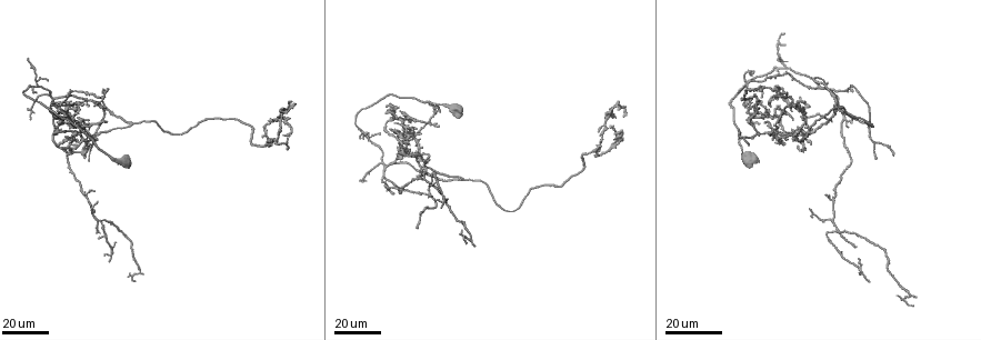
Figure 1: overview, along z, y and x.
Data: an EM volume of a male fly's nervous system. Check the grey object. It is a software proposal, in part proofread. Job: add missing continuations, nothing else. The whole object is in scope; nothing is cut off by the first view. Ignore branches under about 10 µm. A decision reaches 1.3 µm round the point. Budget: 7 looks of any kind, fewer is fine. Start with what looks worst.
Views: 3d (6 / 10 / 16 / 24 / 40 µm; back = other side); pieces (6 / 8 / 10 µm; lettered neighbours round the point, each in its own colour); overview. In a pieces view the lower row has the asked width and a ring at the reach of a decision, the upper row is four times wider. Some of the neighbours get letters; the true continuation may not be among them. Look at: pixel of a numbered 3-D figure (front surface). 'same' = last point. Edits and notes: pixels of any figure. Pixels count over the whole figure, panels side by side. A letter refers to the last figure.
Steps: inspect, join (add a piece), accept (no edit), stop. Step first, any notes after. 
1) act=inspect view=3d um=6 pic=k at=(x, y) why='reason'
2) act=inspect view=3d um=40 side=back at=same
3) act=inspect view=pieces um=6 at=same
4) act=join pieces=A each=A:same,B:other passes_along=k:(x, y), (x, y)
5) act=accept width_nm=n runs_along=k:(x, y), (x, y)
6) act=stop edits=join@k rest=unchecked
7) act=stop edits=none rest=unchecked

act=inspect view=3d um=24 pic=1 at=(417, 229) why='long arm stops here'

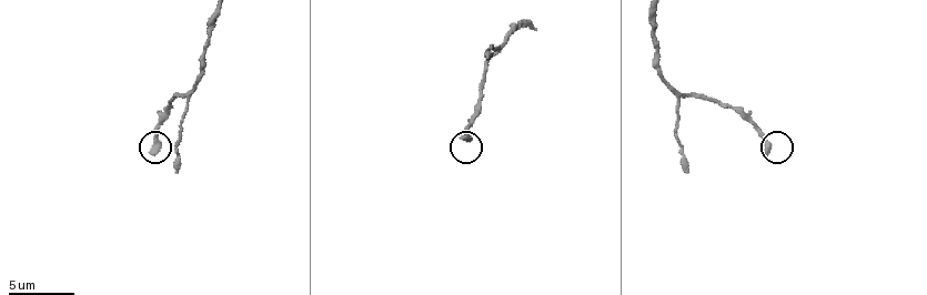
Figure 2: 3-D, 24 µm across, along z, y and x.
act=inspect view=pieces um=10 pic=2 at=(152, 152) why='what lies round it'

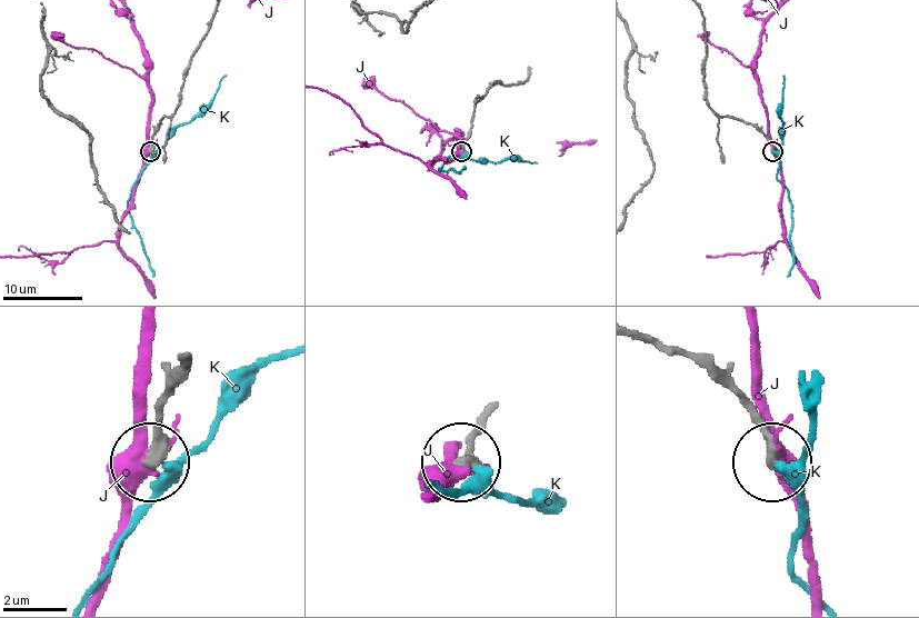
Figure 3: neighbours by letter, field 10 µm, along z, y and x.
act=accept width_nm=370 each=J:other,K:other runs_along=3:(705, 60), (709, 106), (719, 113), (755, 126), (771, 150) found='none of them fits'

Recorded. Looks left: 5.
act=inspect view=3d um=24 pic=1 at=(757, 89) why='thin end'

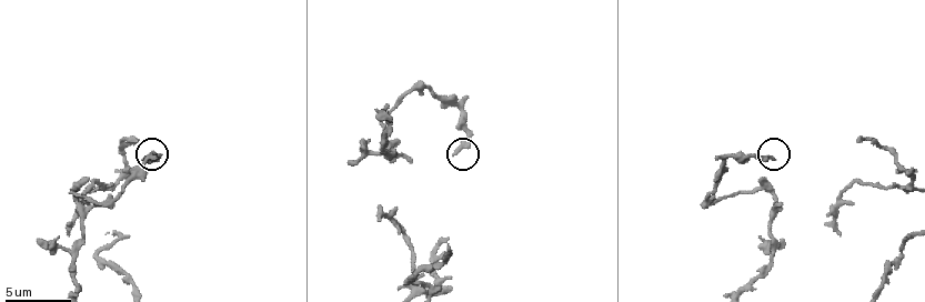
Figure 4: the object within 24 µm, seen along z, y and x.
act=inspect view=pieces um=8 pic=4 at=(772, 158)

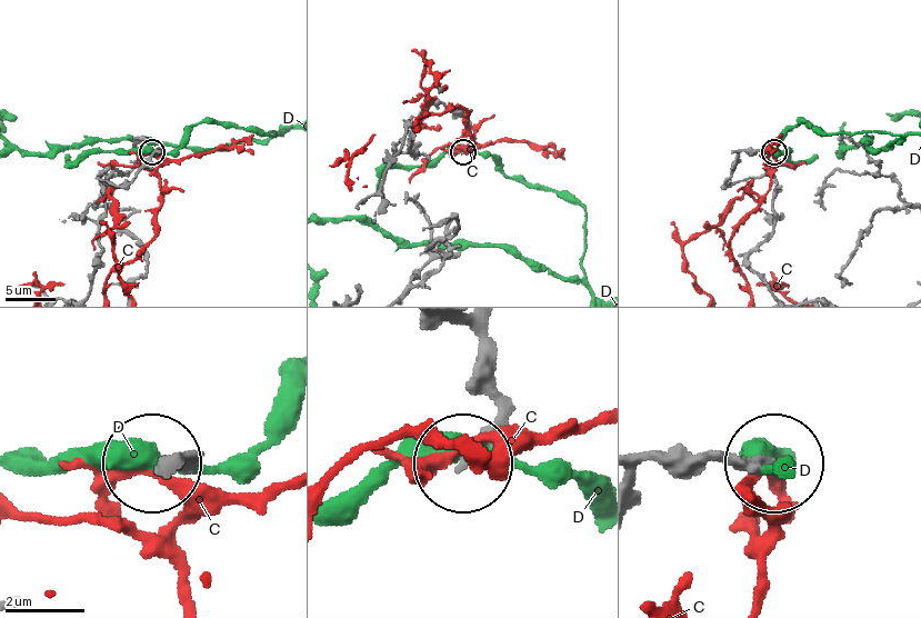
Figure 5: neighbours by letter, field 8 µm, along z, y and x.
act=accept each=C:other,D:other runs_along=5:(468, 326), (498, 416), (461, 462) found='no lettered piece goes on from it'

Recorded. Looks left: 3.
act=inspect view=3d um=40 pic=1 at=(89, 143) why='an open end'

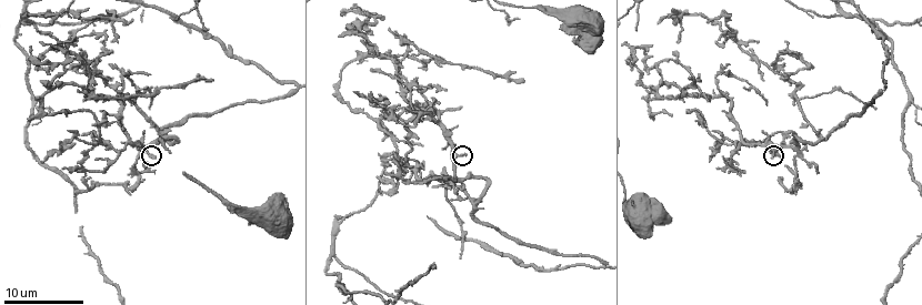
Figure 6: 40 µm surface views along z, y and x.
act=inspect view=pieces um=6 pic=6 at=(154, 158)

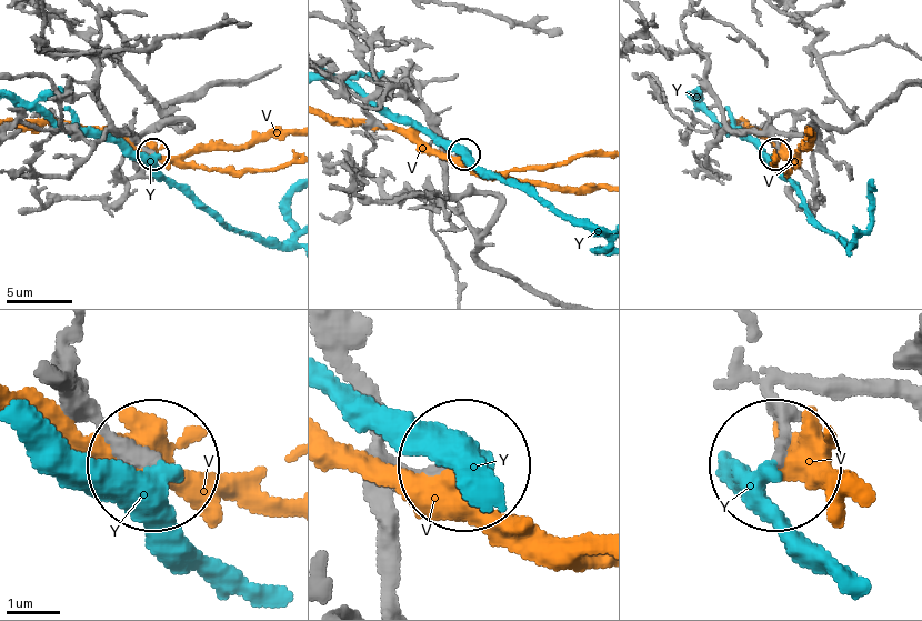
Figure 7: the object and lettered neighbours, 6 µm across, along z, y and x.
act=accept each=V:other,Y:other found='none of them fits'

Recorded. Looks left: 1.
act=inspect view=pieces um=8 pic=6 at=(459, 109) why='free end'

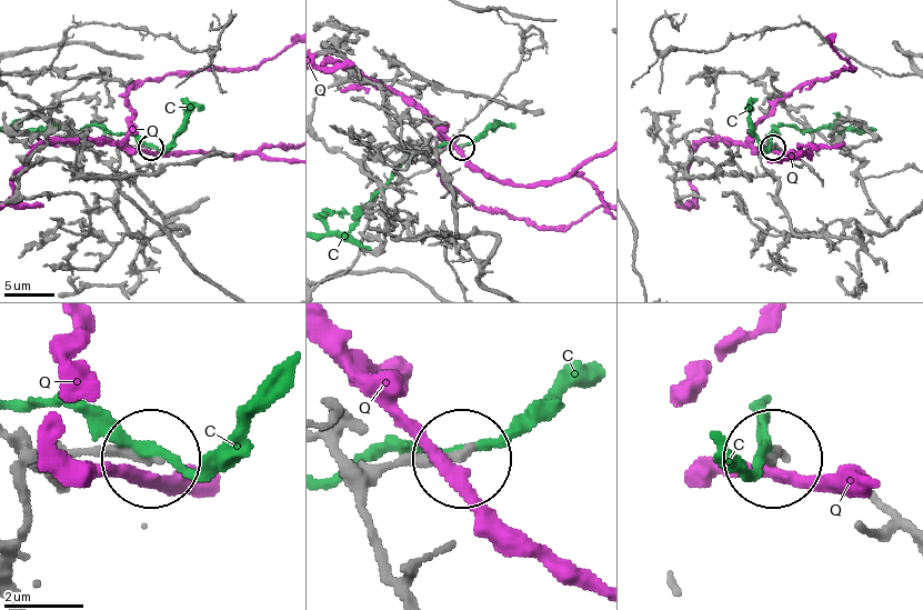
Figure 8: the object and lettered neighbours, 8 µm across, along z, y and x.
act=accept width_nm=230 each=C:other,Q:other found='none of them fits'

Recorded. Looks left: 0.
act=stop edits=none rest=unchecked

